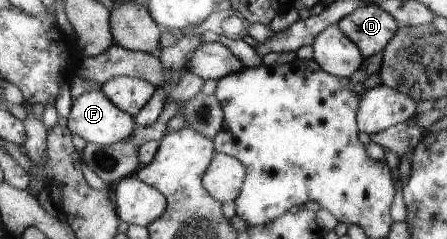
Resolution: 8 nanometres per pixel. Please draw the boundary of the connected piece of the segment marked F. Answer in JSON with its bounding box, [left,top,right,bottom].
[67,88,138,145]

